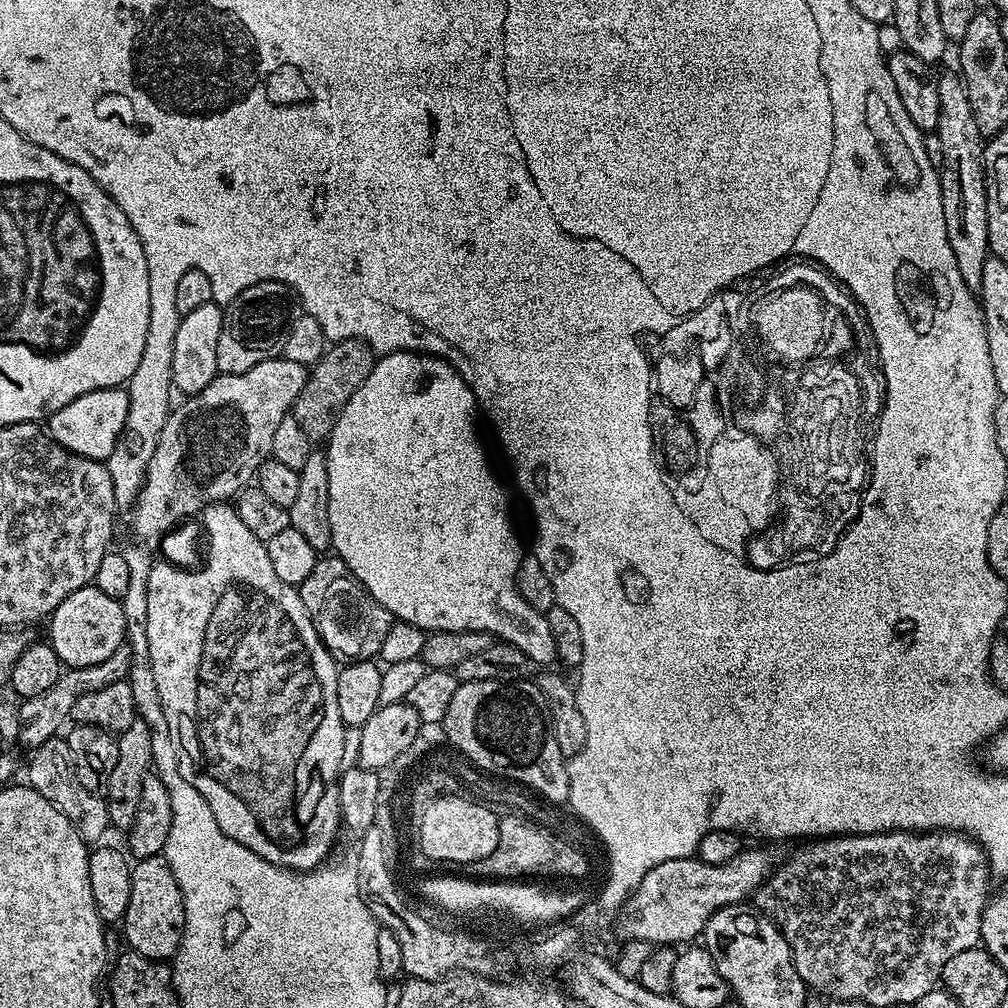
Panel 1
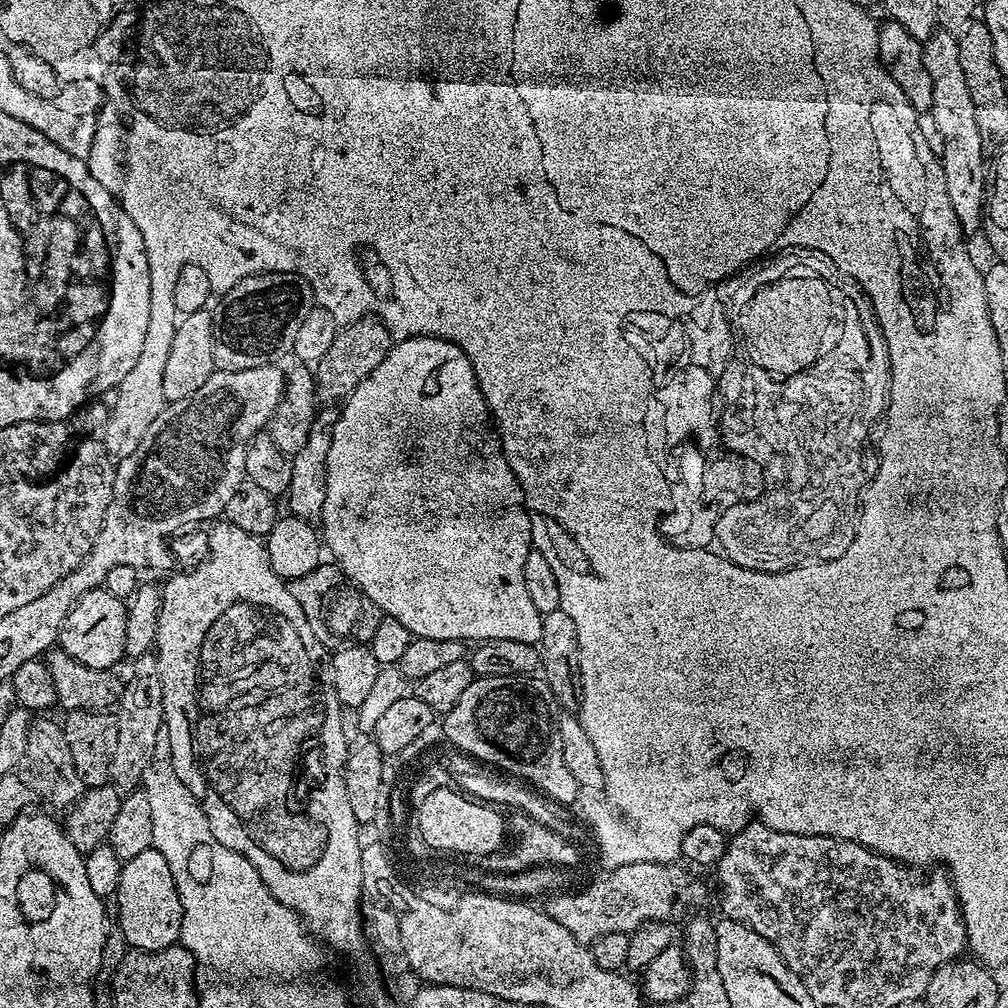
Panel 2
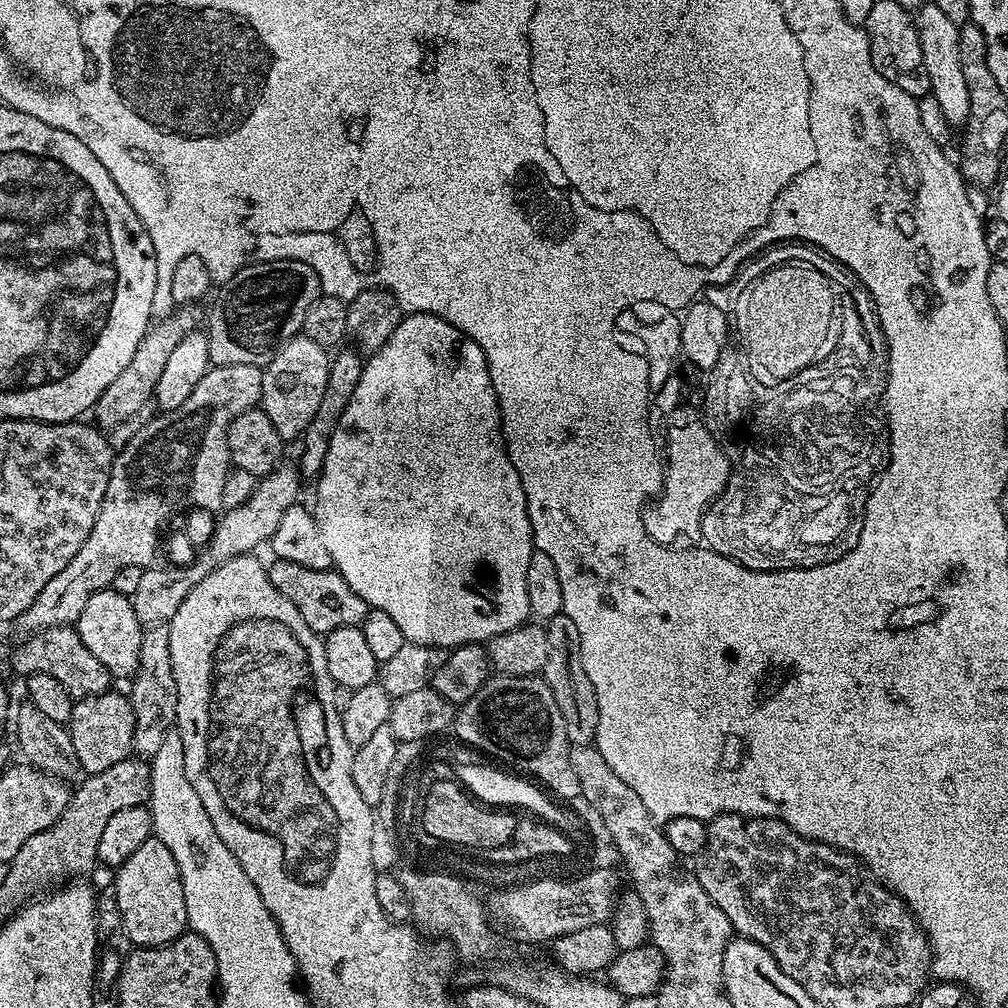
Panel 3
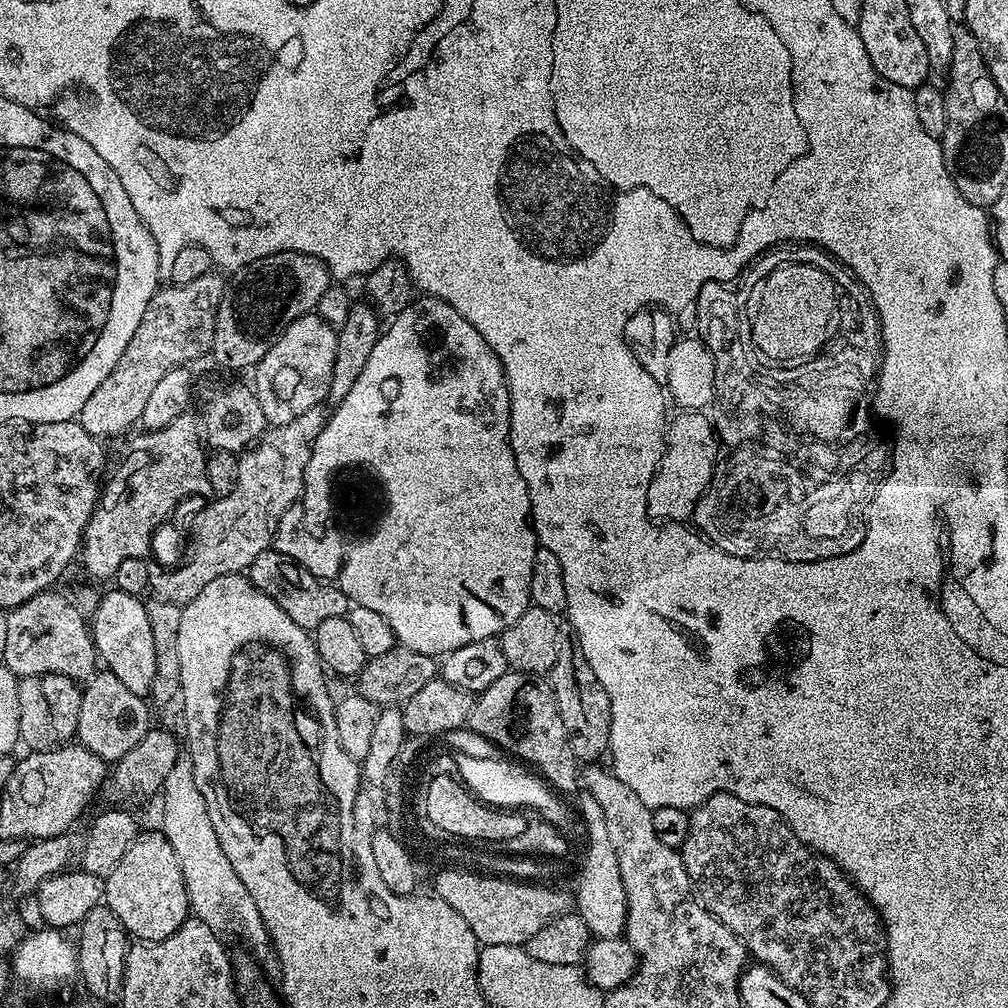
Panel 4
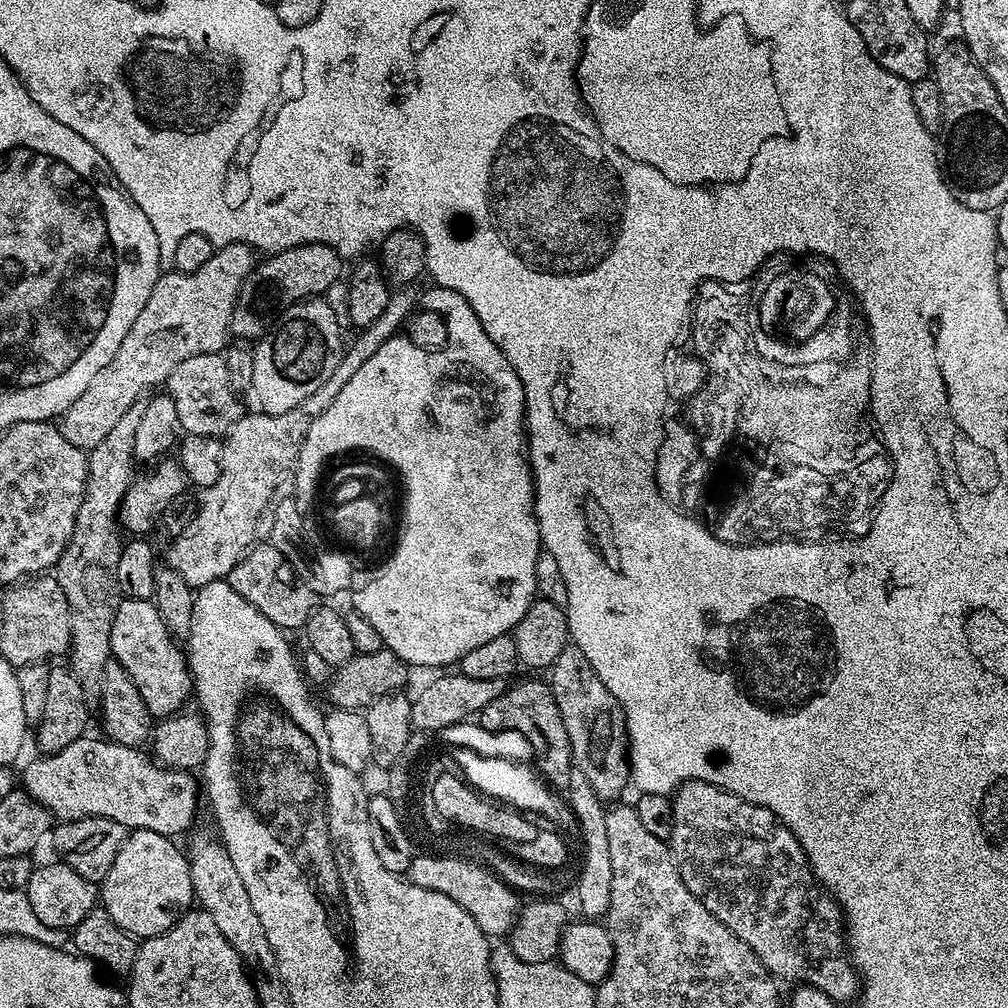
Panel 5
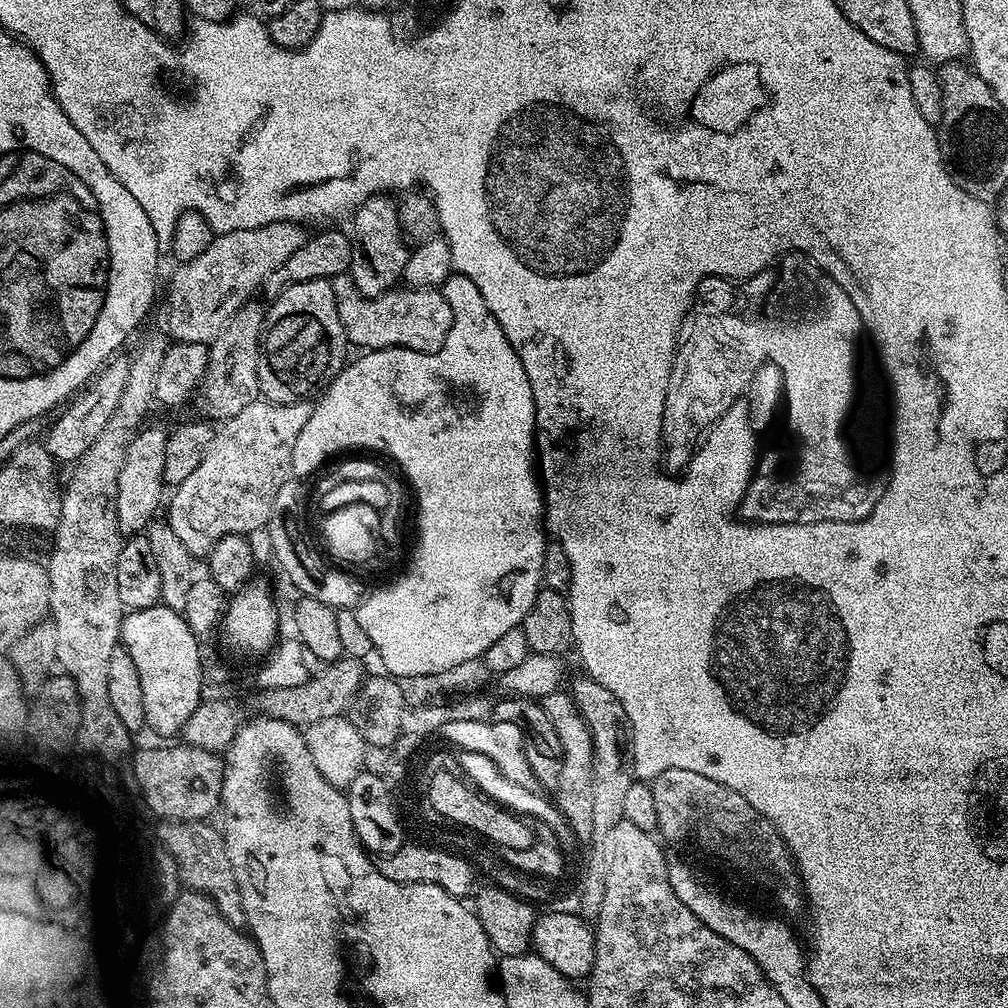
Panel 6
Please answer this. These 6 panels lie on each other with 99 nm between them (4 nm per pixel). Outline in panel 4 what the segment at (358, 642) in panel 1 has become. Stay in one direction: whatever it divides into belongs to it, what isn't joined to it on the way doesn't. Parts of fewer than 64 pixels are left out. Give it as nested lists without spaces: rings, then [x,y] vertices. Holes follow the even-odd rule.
[[[269,550],[258,554],[258,558],[254,558],[254,562],[247,568],[246,575],[253,586],[262,590],[262,594],[274,598],[274,602],[282,608],[290,622],[298,622],[298,626],[303,628],[314,630],[325,618],[348,615],[350,601],[340,589],[339,583],[314,578],[314,574],[305,572],[281,552]]]

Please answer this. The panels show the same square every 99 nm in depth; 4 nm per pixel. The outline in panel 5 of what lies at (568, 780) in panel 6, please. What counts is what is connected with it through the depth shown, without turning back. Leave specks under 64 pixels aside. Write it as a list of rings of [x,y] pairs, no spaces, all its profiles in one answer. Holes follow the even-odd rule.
[[[580,772],[570,774],[570,786],[566,790],[566,803],[580,828],[583,840],[584,865],[576,880],[576,900],[580,903],[579,915],[584,918],[607,917],[610,906],[610,838],[606,838],[606,804],[594,794],[590,782]]]

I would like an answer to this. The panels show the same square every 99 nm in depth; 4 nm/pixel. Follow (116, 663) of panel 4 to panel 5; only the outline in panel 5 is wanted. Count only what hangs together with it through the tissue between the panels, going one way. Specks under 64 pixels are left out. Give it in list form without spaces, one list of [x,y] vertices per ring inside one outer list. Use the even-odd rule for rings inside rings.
[[[121,599],[110,626],[112,659],[117,660],[130,674],[153,718],[177,715],[193,695],[188,657],[185,649],[176,645],[176,640],[177,637],[166,626],[166,622],[162,622],[162,614],[158,614],[151,600]]]

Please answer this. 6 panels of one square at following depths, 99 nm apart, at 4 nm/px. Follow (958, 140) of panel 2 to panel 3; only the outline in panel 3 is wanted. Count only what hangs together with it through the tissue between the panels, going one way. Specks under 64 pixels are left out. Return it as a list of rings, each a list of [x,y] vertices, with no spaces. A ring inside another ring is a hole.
[[[931,2],[921,3],[915,9],[914,19],[922,46],[922,74],[928,79],[927,91],[942,106],[946,122],[953,129],[963,129],[970,112],[970,90],[966,86],[966,74],[962,74],[962,50],[958,50],[960,25],[946,18],[944,11]]]

